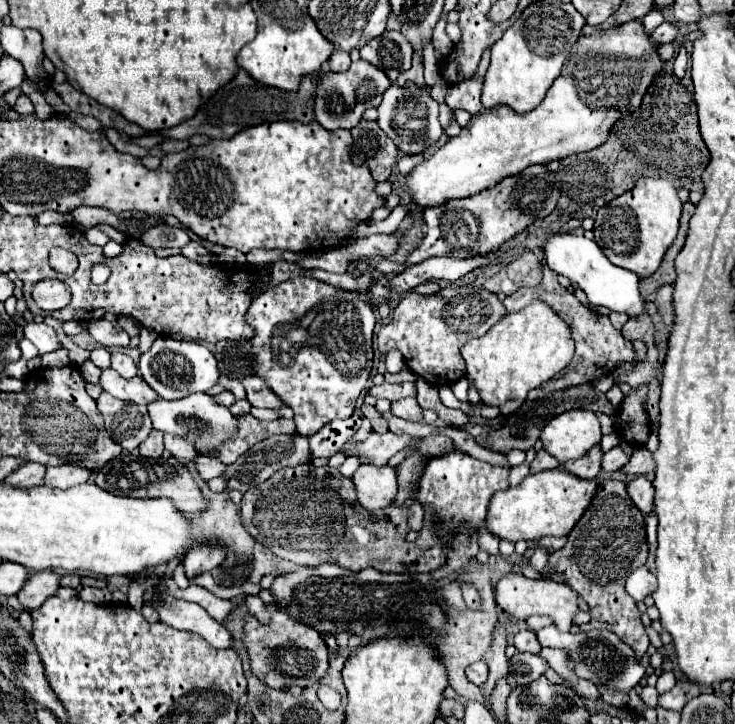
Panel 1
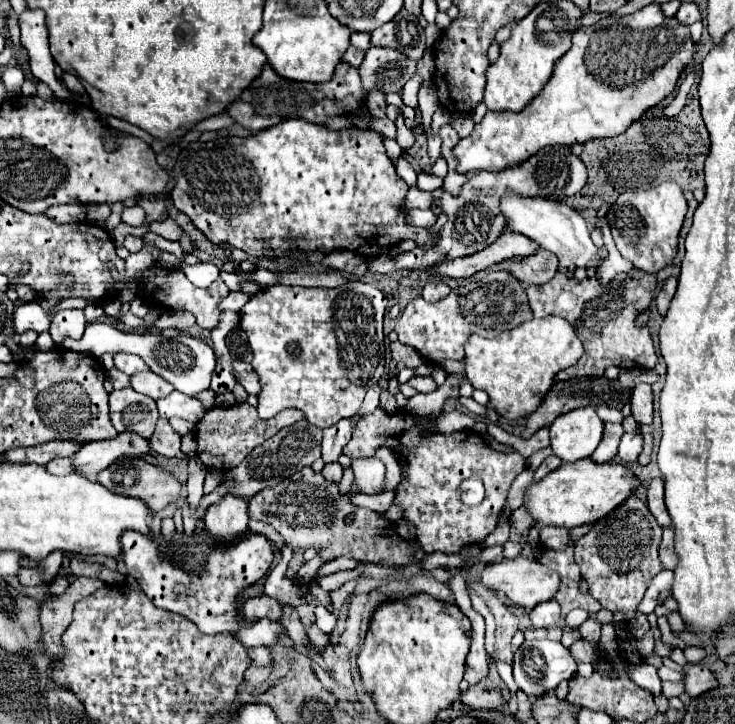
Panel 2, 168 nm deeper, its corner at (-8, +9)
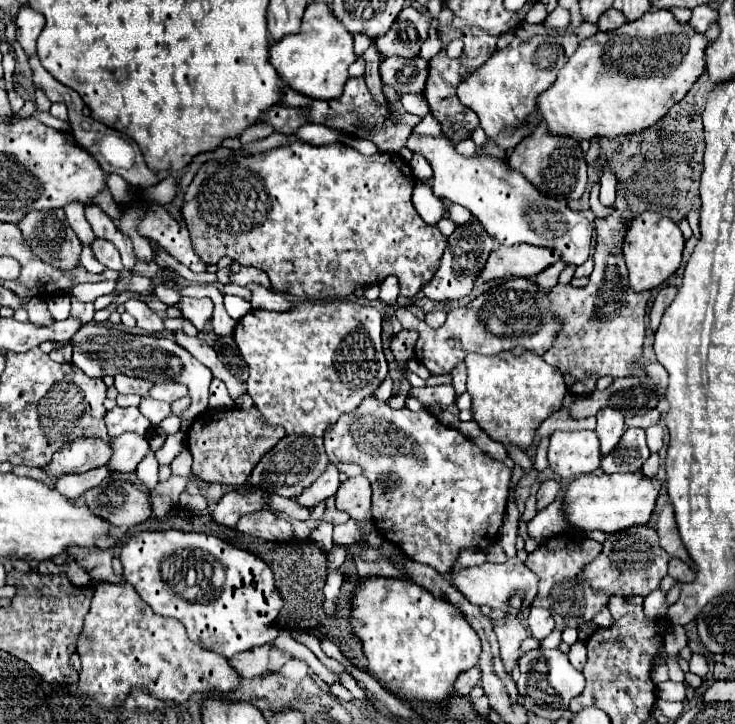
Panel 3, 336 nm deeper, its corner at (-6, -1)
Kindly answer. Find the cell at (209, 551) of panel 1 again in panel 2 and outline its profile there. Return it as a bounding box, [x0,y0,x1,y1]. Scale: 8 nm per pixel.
[205,495,247,543]

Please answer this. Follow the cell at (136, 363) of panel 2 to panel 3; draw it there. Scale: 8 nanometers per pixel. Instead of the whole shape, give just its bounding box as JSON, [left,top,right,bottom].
[115,375,153,395]

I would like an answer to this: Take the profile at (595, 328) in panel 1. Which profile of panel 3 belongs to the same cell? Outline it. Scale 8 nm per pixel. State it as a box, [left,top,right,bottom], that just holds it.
[543,187,651,395]

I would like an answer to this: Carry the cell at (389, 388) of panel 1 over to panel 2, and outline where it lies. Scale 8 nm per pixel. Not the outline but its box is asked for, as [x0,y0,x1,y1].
[409,376,437,393]

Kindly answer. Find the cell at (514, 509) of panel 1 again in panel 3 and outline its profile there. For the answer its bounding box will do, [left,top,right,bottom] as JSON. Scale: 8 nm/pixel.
[565,471,661,533]

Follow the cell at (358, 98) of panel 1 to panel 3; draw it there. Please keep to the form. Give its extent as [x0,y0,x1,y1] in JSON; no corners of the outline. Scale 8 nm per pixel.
[381,55,427,95]

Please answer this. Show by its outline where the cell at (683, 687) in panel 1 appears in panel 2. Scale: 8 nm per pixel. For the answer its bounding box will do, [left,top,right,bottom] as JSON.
[685,665,717,697]

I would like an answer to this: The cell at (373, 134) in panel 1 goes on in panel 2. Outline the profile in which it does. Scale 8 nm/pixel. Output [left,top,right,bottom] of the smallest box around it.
[367,89,387,119]

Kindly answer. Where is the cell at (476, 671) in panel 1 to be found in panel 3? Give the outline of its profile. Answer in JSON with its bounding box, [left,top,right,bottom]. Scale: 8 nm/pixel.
[455,667,479,695]

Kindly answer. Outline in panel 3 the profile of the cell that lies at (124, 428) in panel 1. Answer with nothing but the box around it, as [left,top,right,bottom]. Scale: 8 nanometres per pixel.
[105,407,151,437]

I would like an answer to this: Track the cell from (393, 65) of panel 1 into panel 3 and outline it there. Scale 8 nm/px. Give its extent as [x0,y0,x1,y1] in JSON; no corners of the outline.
[375,7,431,57]

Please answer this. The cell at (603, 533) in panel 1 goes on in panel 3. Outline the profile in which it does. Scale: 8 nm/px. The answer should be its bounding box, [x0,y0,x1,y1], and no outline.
[583,525,671,595]

